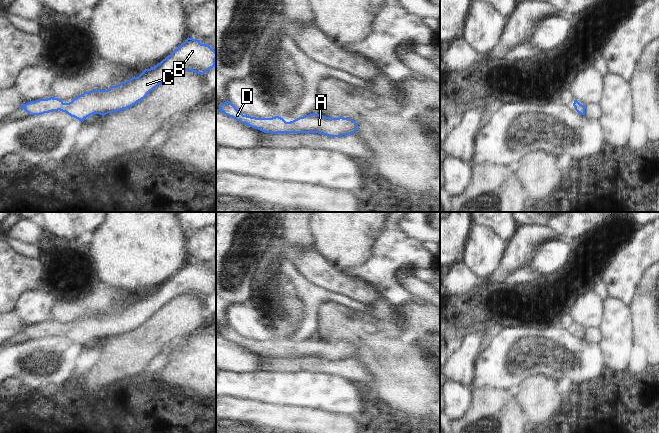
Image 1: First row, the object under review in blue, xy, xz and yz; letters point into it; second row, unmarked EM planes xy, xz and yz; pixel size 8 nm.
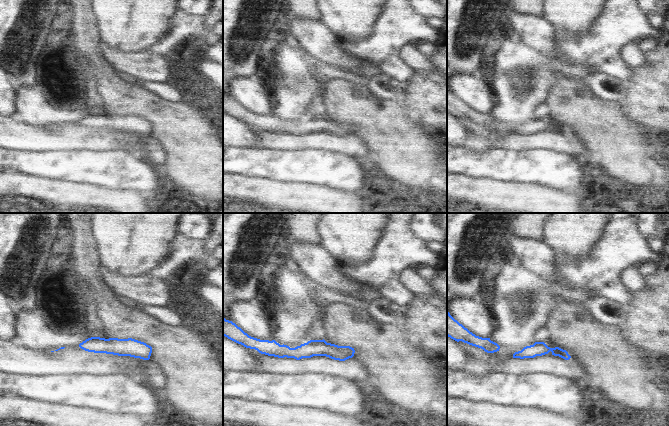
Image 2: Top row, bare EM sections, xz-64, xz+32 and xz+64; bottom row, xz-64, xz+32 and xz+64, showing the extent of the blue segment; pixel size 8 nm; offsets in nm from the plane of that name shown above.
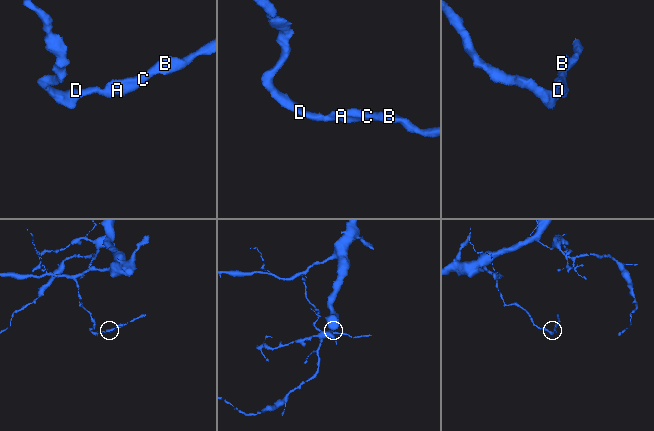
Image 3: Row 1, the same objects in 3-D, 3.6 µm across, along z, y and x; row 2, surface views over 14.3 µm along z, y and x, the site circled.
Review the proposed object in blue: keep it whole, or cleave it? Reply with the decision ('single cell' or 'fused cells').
single cell

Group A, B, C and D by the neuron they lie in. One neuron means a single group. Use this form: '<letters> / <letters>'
A B C D

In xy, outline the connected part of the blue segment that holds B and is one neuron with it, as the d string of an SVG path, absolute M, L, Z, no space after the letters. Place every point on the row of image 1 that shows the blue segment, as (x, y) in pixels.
M187 38L156 66L145 69L138 77L111 86L107 90L91 90L69 103L58 98L39 99L21 105L29 115L42 115L62 111L80 121L93 115L106 115L132 107L144 99L162 81L179 71L192 71L200 75L215 67L216 52L200 40Z

